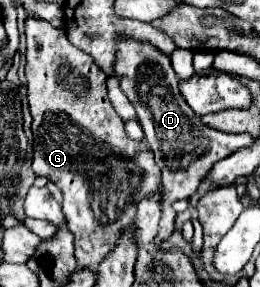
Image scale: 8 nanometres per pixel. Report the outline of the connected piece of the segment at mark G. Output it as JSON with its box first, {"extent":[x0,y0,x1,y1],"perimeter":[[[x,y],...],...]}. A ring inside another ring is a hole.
{"extent":[25,18,161,268],"perimeter":[[[27,18],[27,20],[25,20],[25,36],[27,45],[27,68],[25,68],[25,74],[27,74],[27,98],[29,98],[31,116],[33,116],[33,136],[35,136],[35,140],[33,140],[33,150],[35,150],[35,154],[33,154],[33,170],[35,170],[37,176],[45,176],[49,182],[57,184],[57,188],[63,192],[63,198],[65,198],[65,200],[63,200],[63,214],[65,214],[65,218],[67,218],[67,228],[69,228],[69,230],[73,232],[73,236],[75,236],[75,258],[77,258],[77,264],[79,264],[79,266],[87,266],[87,268],[97,268],[97,264],[115,248],[115,242],[117,242],[119,232],[121,232],[127,224],[133,222],[137,204],[139,204],[147,194],[151,194],[151,192],[159,186],[159,182],[161,182],[161,170],[159,170],[159,166],[157,166],[157,162],[155,162],[155,156],[151,154],[151,150],[149,150],[149,146],[147,146],[145,142],[135,142],[135,140],[127,138],[127,132],[125,132],[125,126],[123,126],[123,118],[115,112],[115,108],[111,106],[111,100],[107,98],[107,86],[105,86],[107,76],[103,74],[103,70],[99,70],[99,66],[95,66],[95,60],[93,60],[89,54],[85,54],[83,50],[75,48],[75,46],[67,40],[65,30],[53,28],[53,26],[51,26],[49,22],[45,22],[45,20]],[[63,70],[67,70],[67,72],[71,72],[71,74],[79,74],[79,76],[87,82],[87,94],[75,96],[73,90],[65,88],[65,86],[63,86],[63,80],[59,78],[59,74],[61,74]]]}

